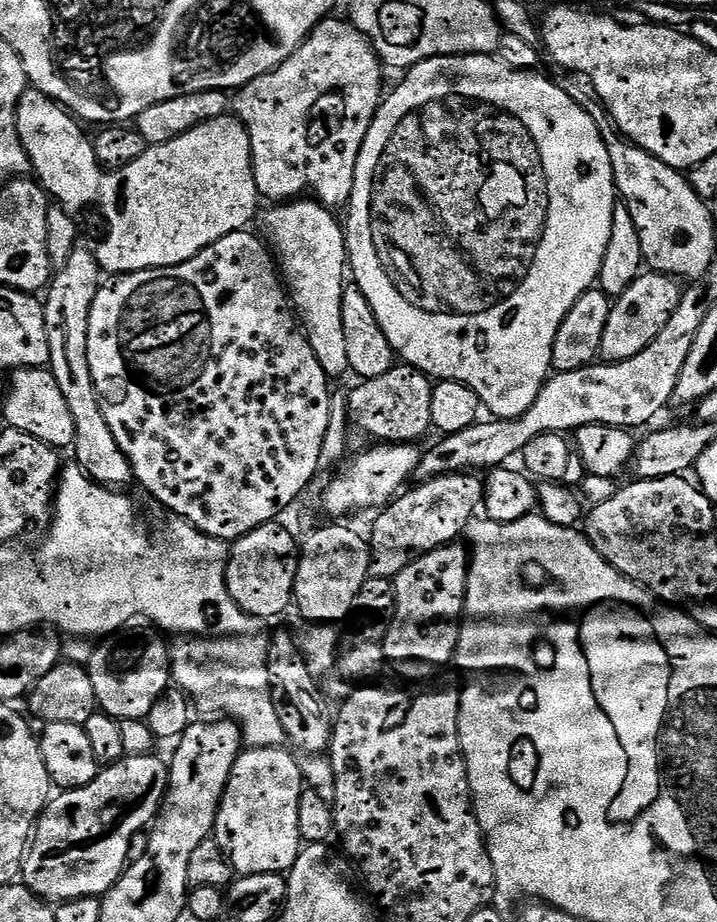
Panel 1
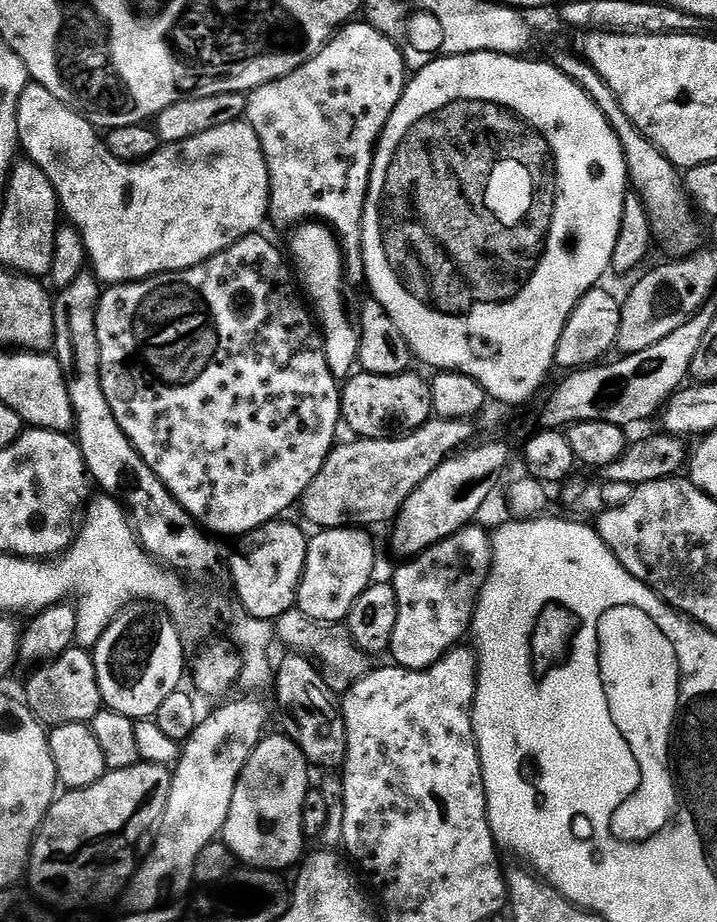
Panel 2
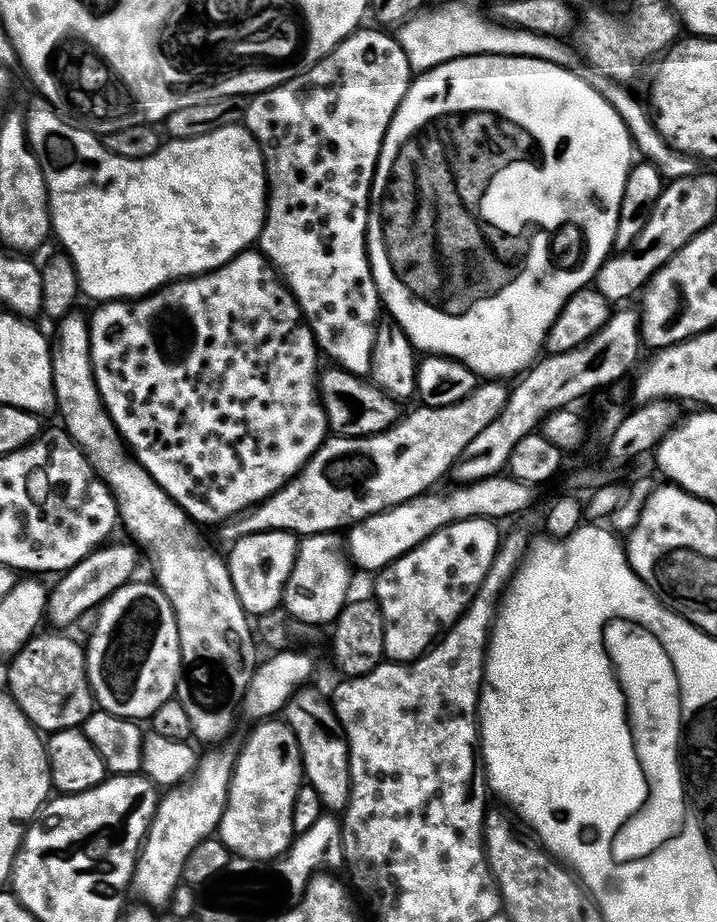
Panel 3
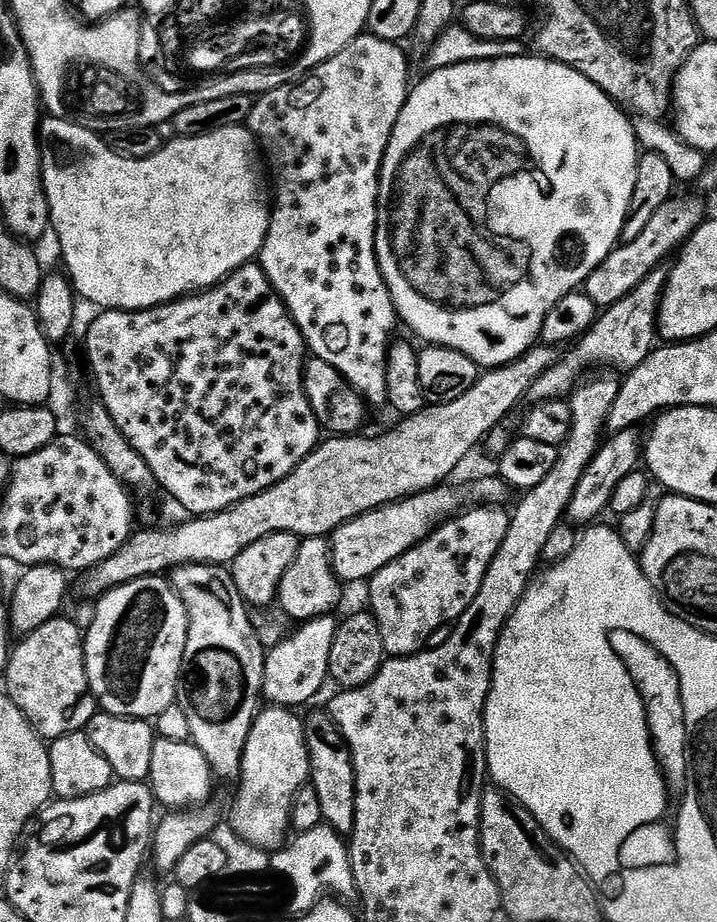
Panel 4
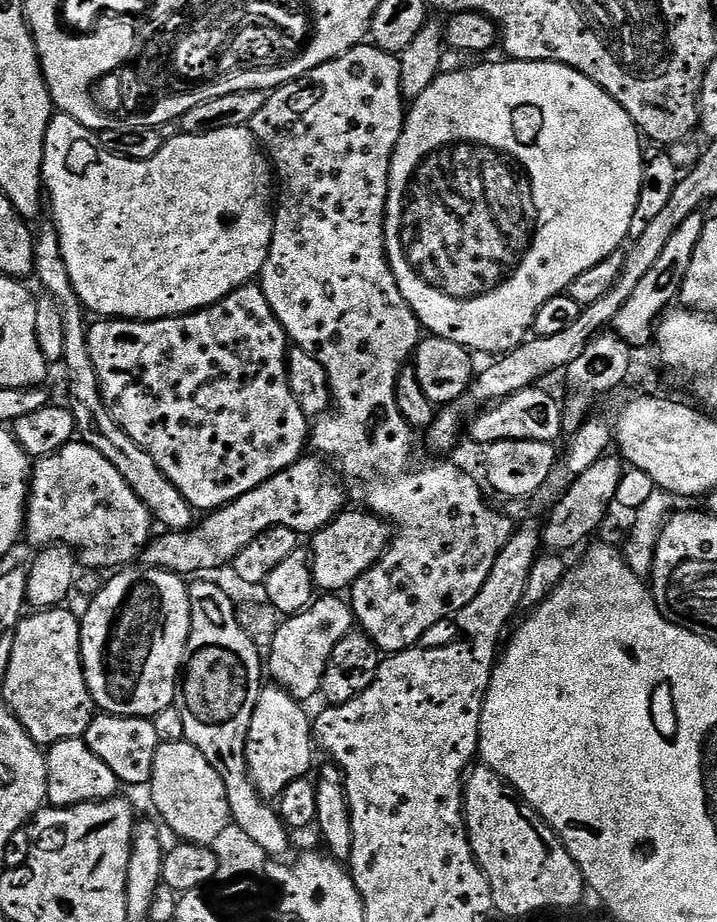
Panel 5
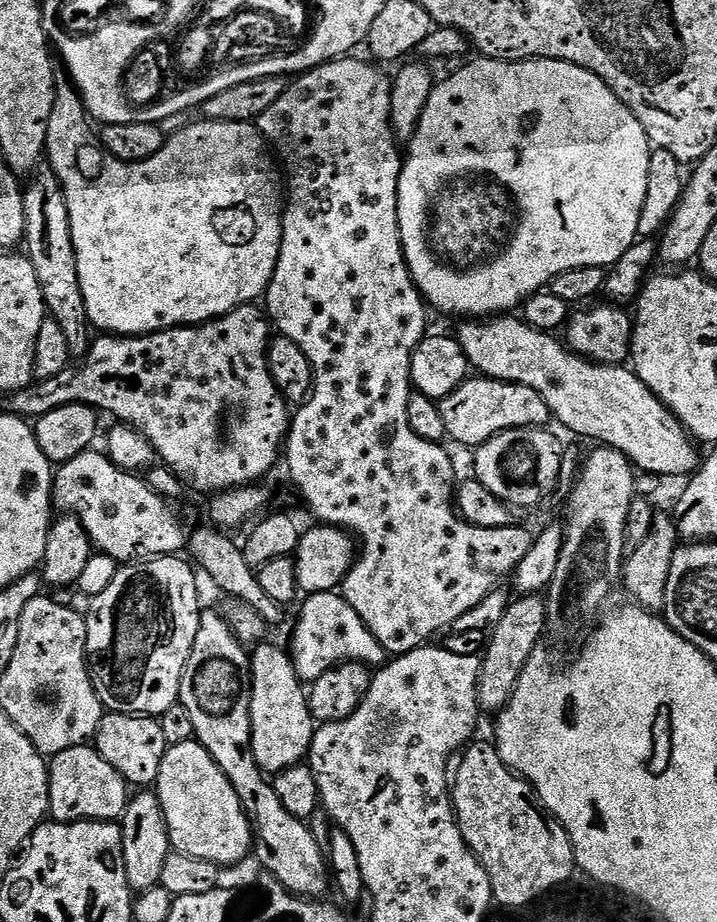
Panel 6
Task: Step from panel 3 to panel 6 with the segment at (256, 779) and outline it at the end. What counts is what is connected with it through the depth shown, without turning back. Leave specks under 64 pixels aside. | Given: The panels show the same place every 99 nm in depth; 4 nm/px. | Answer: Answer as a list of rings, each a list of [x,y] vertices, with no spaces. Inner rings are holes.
[[[265,642],[251,653],[252,657],[252,749],[260,771],[275,774],[293,768],[307,757],[312,748],[314,721],[308,709],[305,685],[292,665],[287,651]]]

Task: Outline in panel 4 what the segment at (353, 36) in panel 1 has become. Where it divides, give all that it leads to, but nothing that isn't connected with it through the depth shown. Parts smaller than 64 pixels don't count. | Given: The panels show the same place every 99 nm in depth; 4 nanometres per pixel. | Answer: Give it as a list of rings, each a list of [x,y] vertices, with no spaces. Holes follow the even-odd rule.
[[[361,34],[340,51],[334,54],[326,62],[322,62],[317,68],[313,68],[307,76],[290,84],[284,84],[272,92],[265,92],[253,103],[252,113],[247,122],[263,159],[272,167],[272,176],[276,179],[276,204],[271,205],[268,218],[268,233],[264,239],[264,245],[258,257],[260,269],[266,274],[272,291],[285,307],[288,308],[292,321],[298,326],[298,330],[304,336],[307,351],[315,359],[326,362],[334,371],[345,380],[351,388],[363,396],[369,405],[387,405],[386,394],[386,362],[388,350],[393,343],[392,331],[398,325],[396,307],[392,301],[390,290],[384,281],[384,275],[380,273],[380,263],[376,257],[376,199],[380,193],[380,167],[384,161],[384,152],[392,137],[394,126],[404,109],[404,103],[408,100],[410,83],[408,84],[408,60],[399,43],[391,40],[383,40],[371,34]]]

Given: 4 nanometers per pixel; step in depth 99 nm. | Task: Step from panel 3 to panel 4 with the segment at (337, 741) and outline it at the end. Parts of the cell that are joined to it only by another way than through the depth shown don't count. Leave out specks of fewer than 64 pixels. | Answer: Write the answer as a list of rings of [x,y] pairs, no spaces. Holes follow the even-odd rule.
[[[327,711],[312,712],[303,717],[304,737],[308,743],[308,761],[312,767],[310,782],[318,790],[324,823],[341,834],[351,833],[356,817],[356,775],[352,754],[344,743],[344,736]]]

